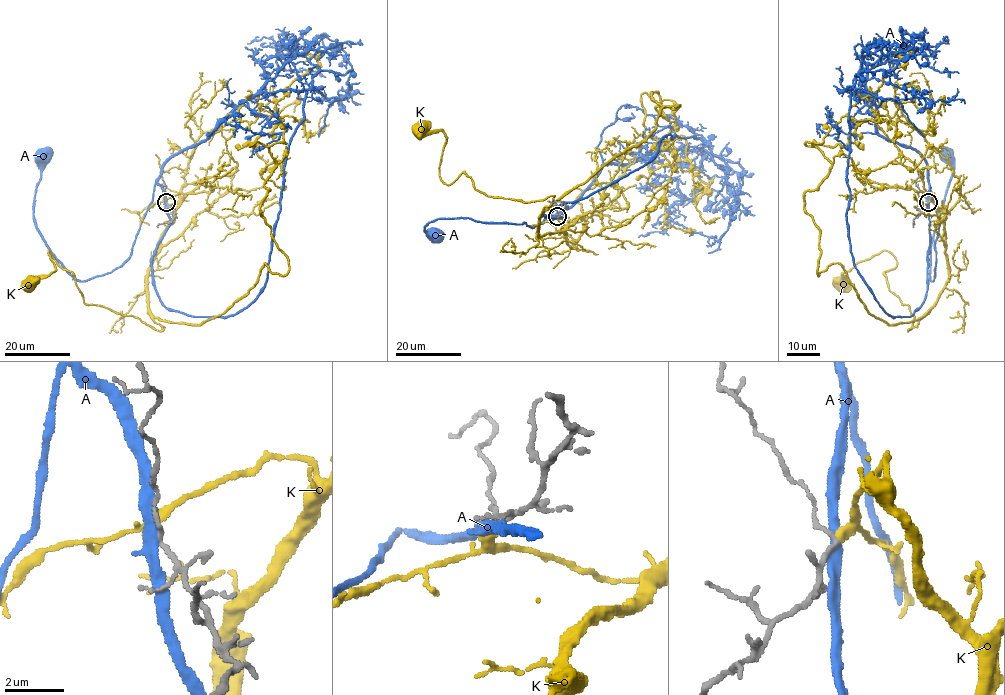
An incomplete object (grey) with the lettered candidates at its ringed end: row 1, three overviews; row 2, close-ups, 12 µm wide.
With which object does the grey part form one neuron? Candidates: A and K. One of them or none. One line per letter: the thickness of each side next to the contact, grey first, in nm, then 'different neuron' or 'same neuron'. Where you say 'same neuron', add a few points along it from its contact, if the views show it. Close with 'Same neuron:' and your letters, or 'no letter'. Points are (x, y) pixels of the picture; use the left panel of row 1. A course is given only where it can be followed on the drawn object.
A: calibres 140 and 340 nm; different neuron
K: calibres 140 and 300 nm; same neuron; course (166, 202), (183, 194), (148, 280), (148, 312), (162, 331), (88, 305), (48, 251), (54, 271), (30, 281)
Same neuron: K

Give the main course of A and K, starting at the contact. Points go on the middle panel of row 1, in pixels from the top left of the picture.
A: (557, 216), (547, 217), (534, 227), (525, 223), (440, 218), (424, 227), (431, 240), (436, 233)
K: (557, 216), (574, 223), (539, 237), (553, 196), (485, 195), (464, 172), (446, 185), (445, 135), (421, 126)

